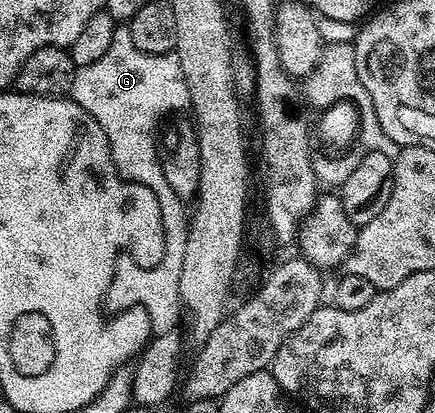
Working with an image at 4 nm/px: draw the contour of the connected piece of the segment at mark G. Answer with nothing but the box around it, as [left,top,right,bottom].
[69,25,189,332]

